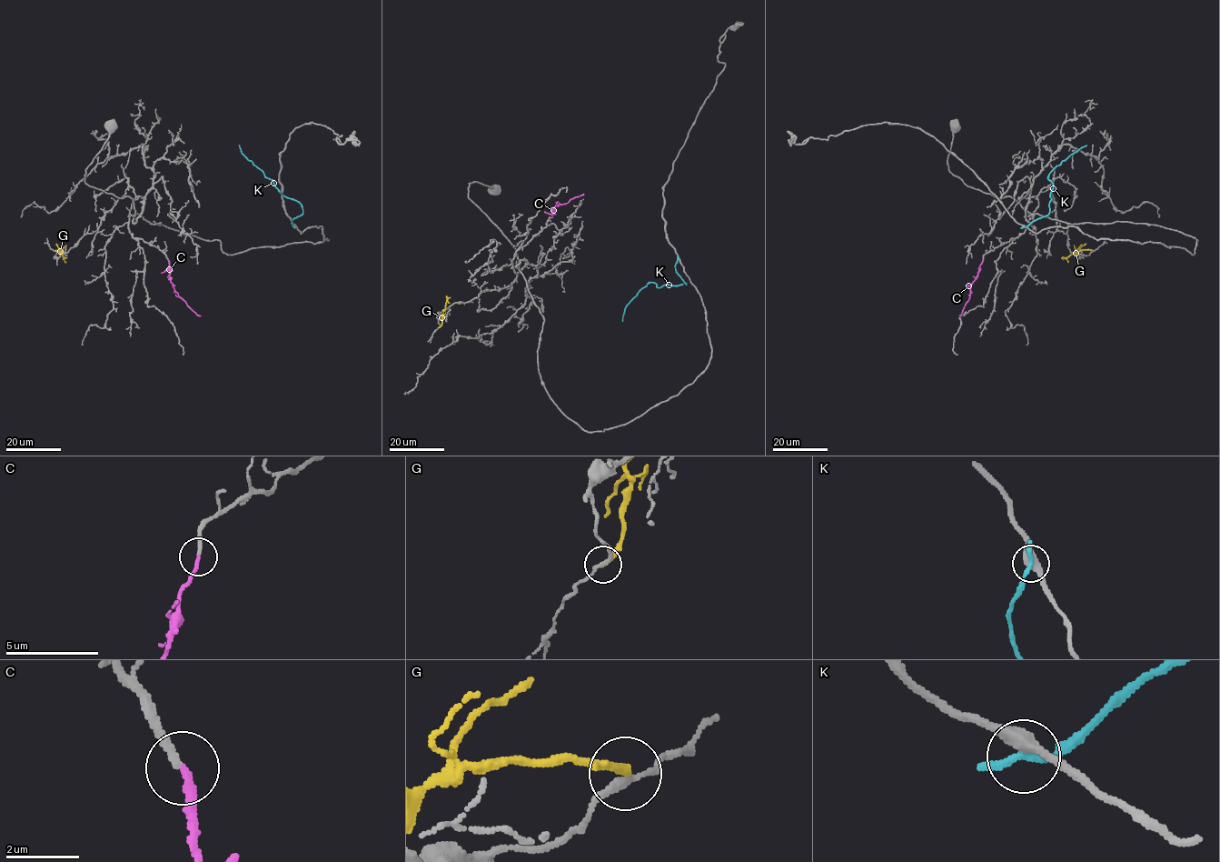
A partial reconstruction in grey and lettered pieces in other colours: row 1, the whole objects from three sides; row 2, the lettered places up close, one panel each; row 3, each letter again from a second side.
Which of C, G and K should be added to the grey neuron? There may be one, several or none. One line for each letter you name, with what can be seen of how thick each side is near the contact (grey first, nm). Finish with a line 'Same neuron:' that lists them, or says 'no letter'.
C: Thickness 220 nm (grey) against 220 nm
Same neuron: C

